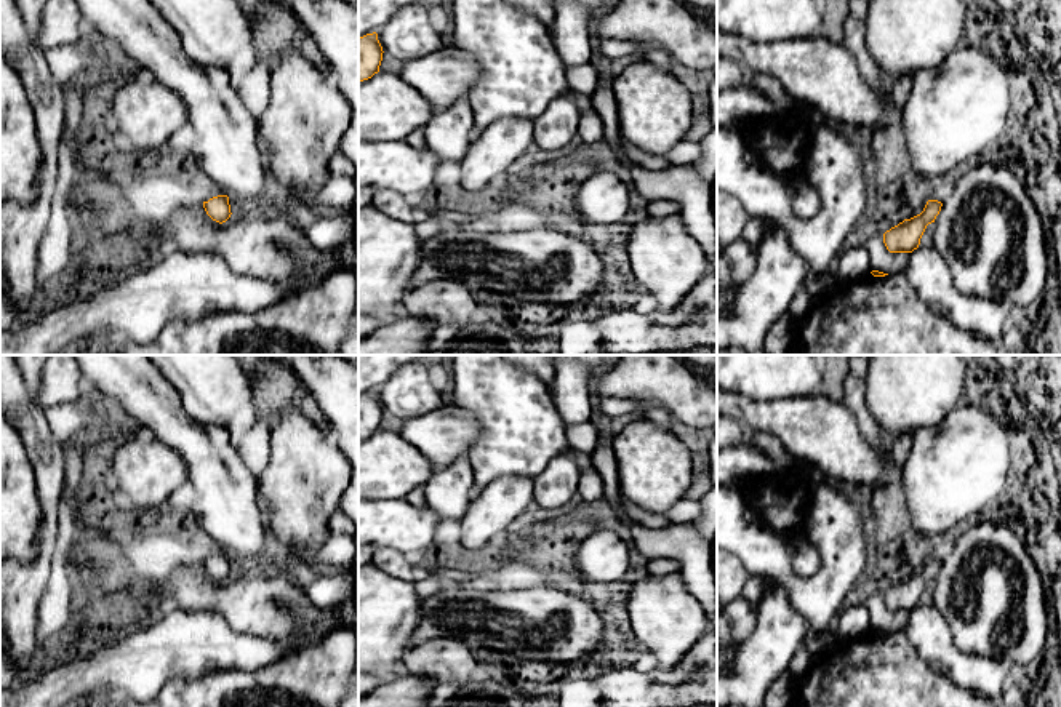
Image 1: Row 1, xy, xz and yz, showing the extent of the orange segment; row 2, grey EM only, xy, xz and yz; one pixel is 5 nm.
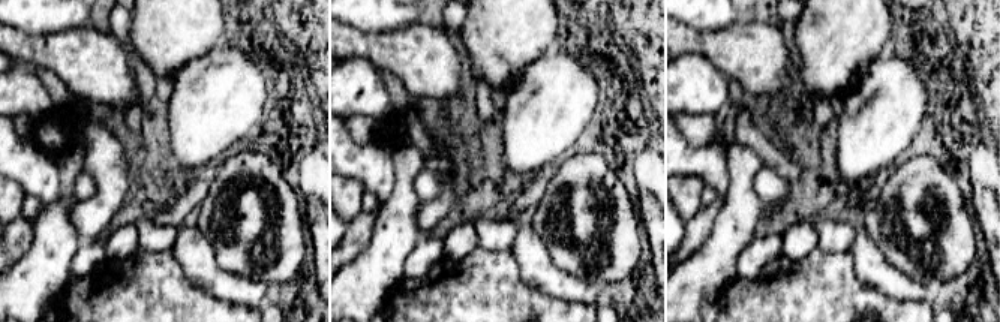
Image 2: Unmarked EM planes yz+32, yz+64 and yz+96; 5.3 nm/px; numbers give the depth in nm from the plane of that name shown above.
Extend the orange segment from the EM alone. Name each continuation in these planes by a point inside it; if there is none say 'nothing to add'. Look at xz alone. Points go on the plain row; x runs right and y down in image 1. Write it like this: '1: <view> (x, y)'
nothing to add

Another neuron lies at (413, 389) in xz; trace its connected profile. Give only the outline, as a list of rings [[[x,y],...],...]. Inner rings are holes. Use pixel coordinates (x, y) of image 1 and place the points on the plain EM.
[[[421,361],[400,366],[376,392],[382,409],[400,419],[418,417],[445,403],[435,369]]]

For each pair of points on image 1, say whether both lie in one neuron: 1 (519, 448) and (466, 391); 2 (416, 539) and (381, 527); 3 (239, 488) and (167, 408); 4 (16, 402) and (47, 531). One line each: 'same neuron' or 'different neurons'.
1: same neuron
2: same neuron
3: same neuron
4: same neuron

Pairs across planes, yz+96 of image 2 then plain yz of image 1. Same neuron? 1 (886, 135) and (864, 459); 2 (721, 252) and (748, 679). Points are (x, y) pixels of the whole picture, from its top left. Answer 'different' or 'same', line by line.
1: different
2: same

